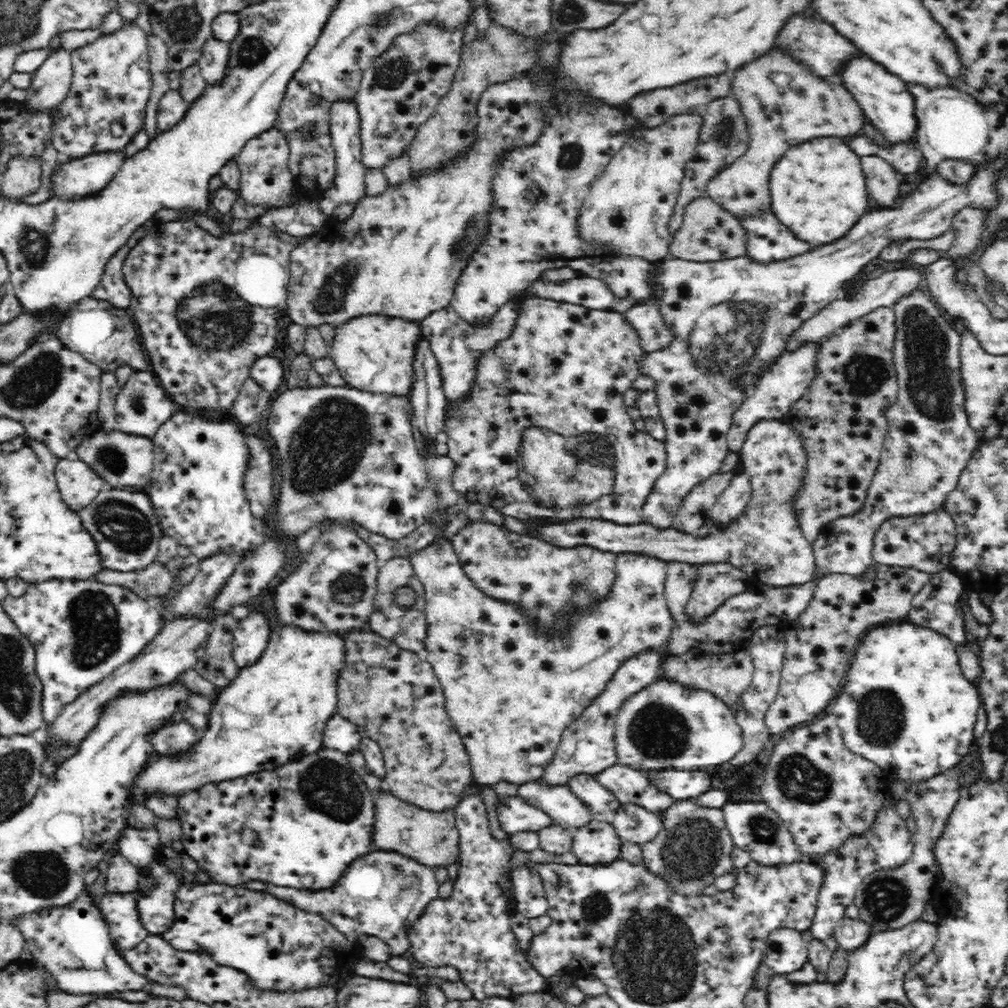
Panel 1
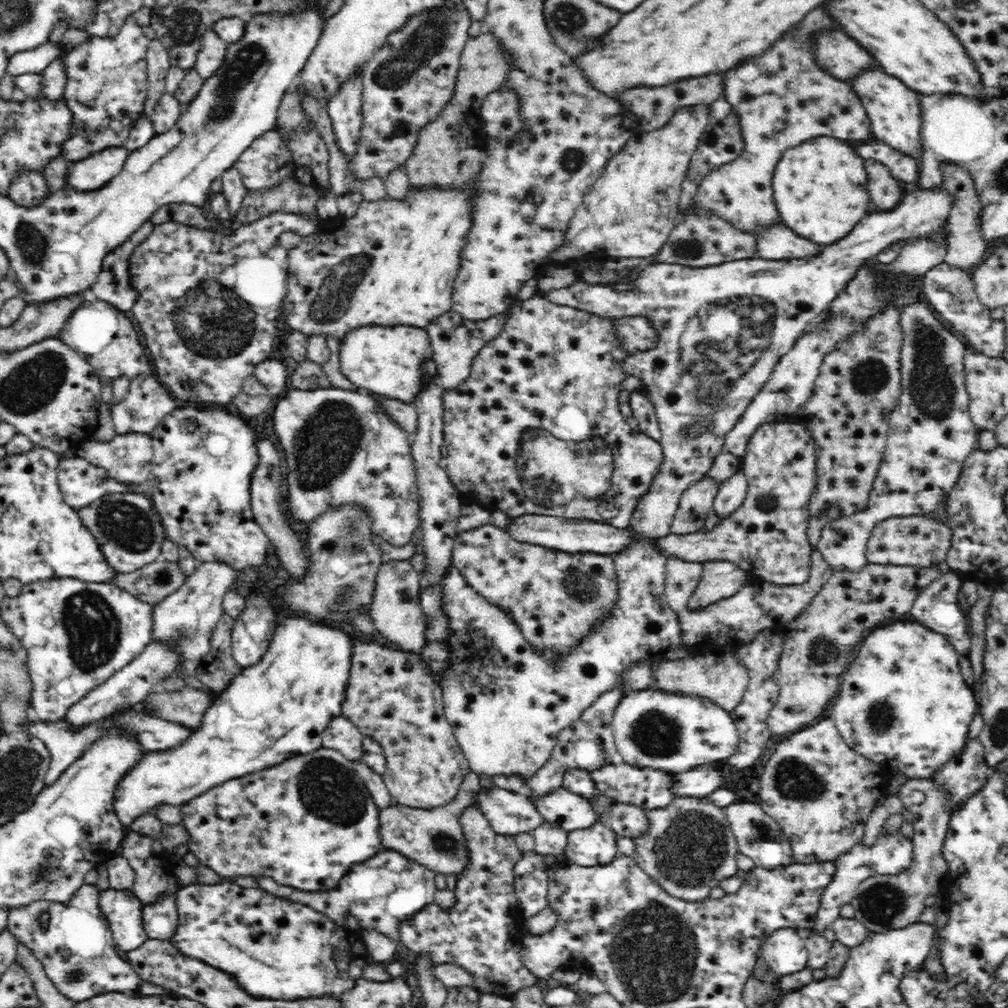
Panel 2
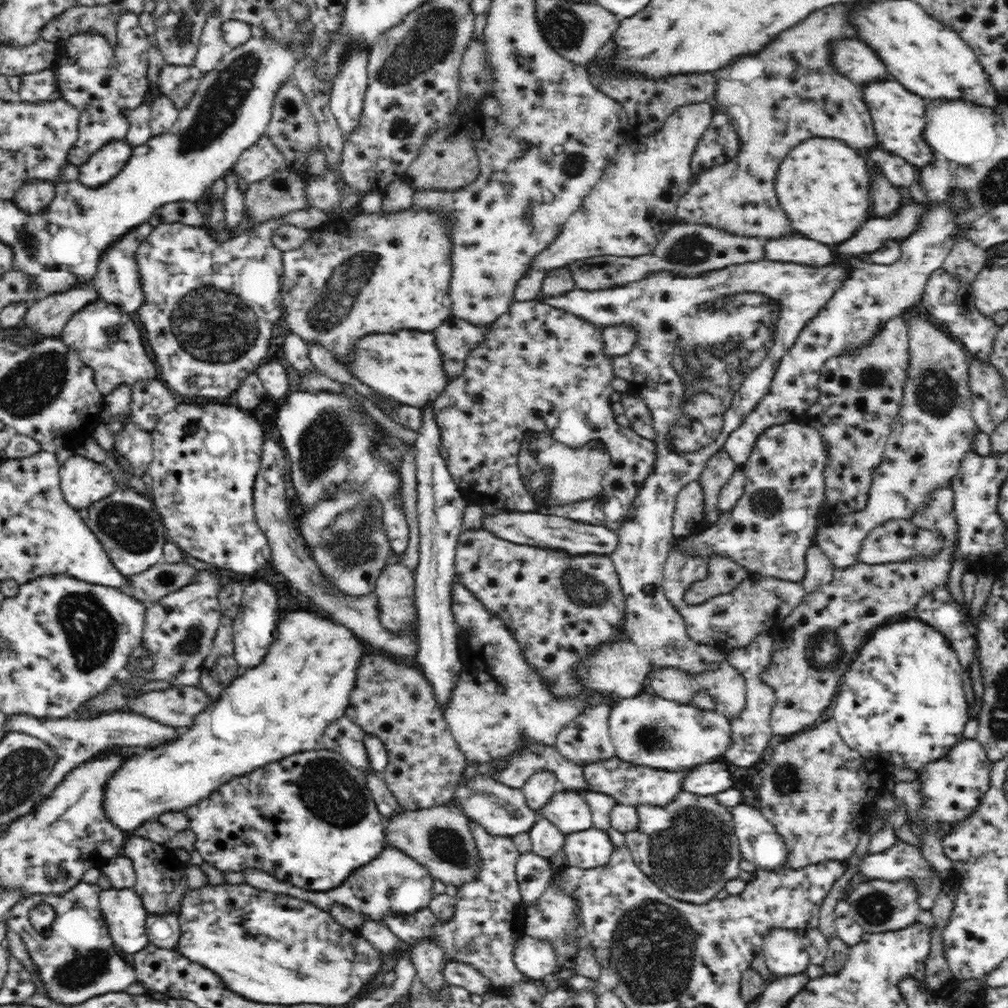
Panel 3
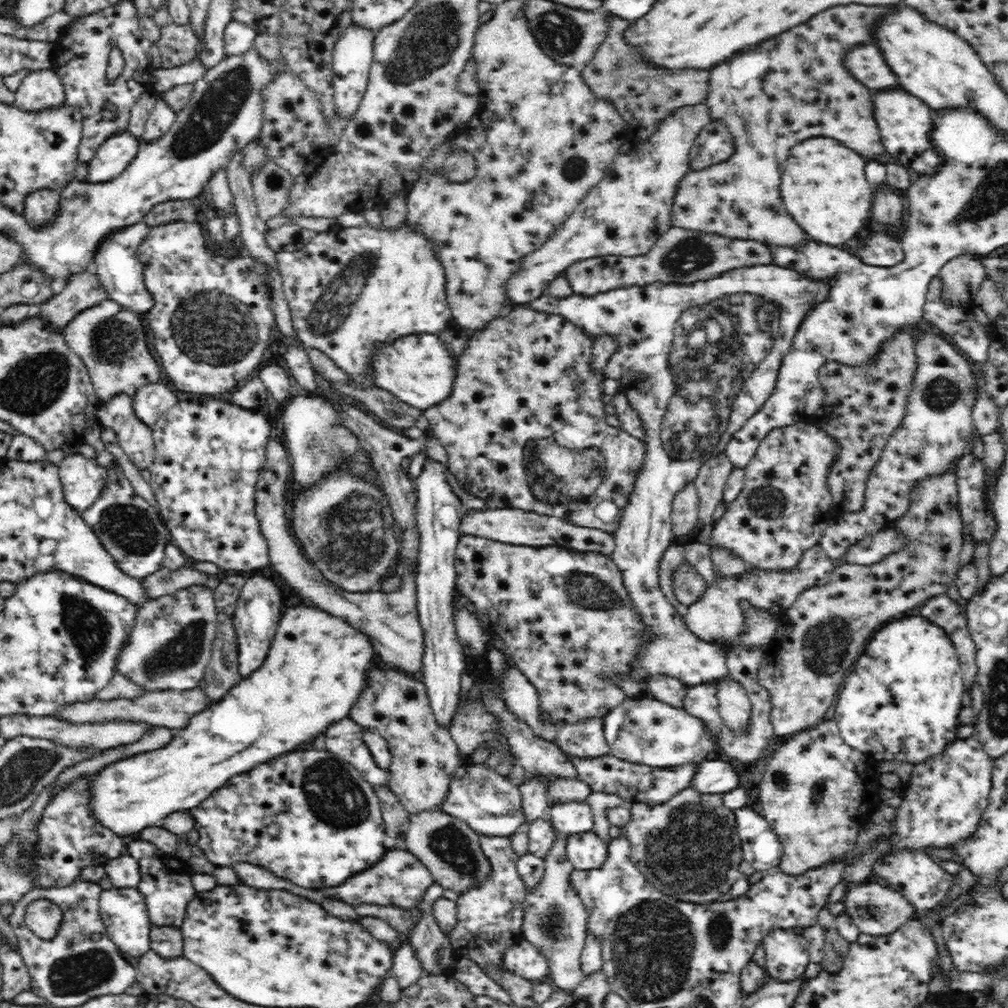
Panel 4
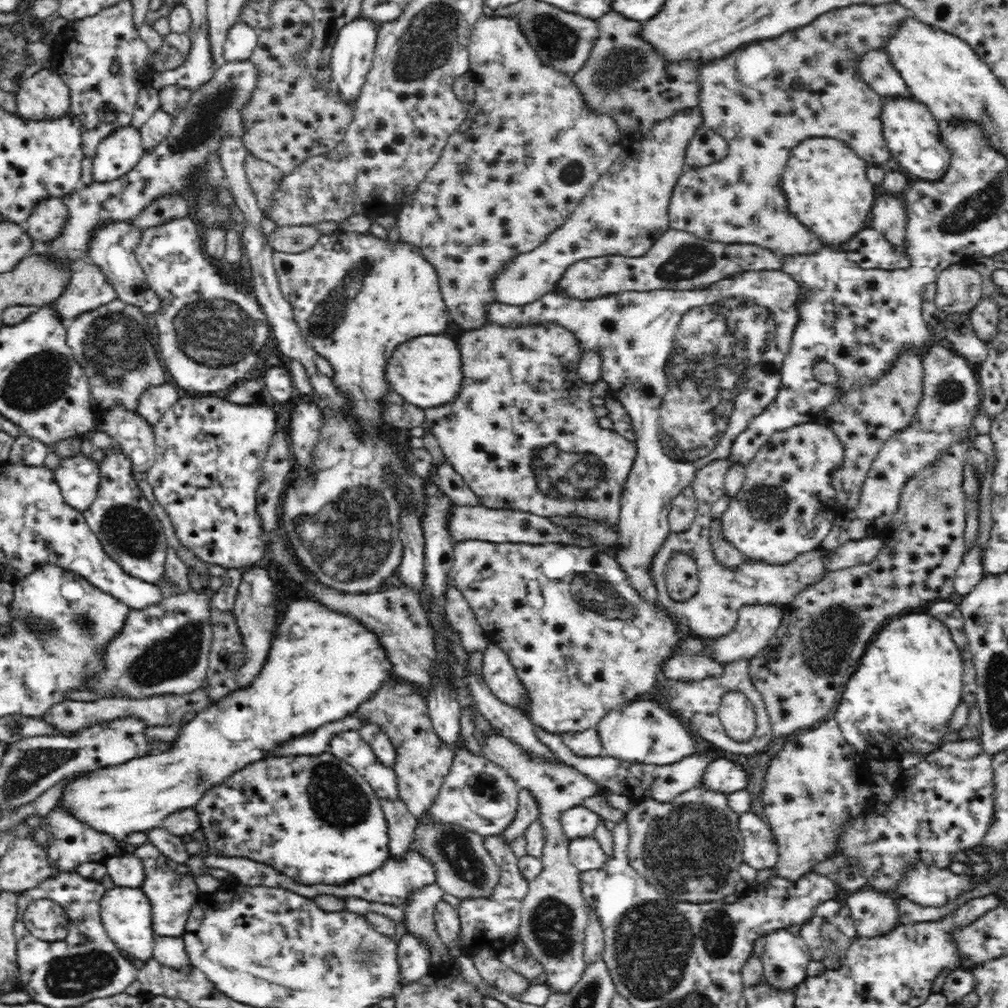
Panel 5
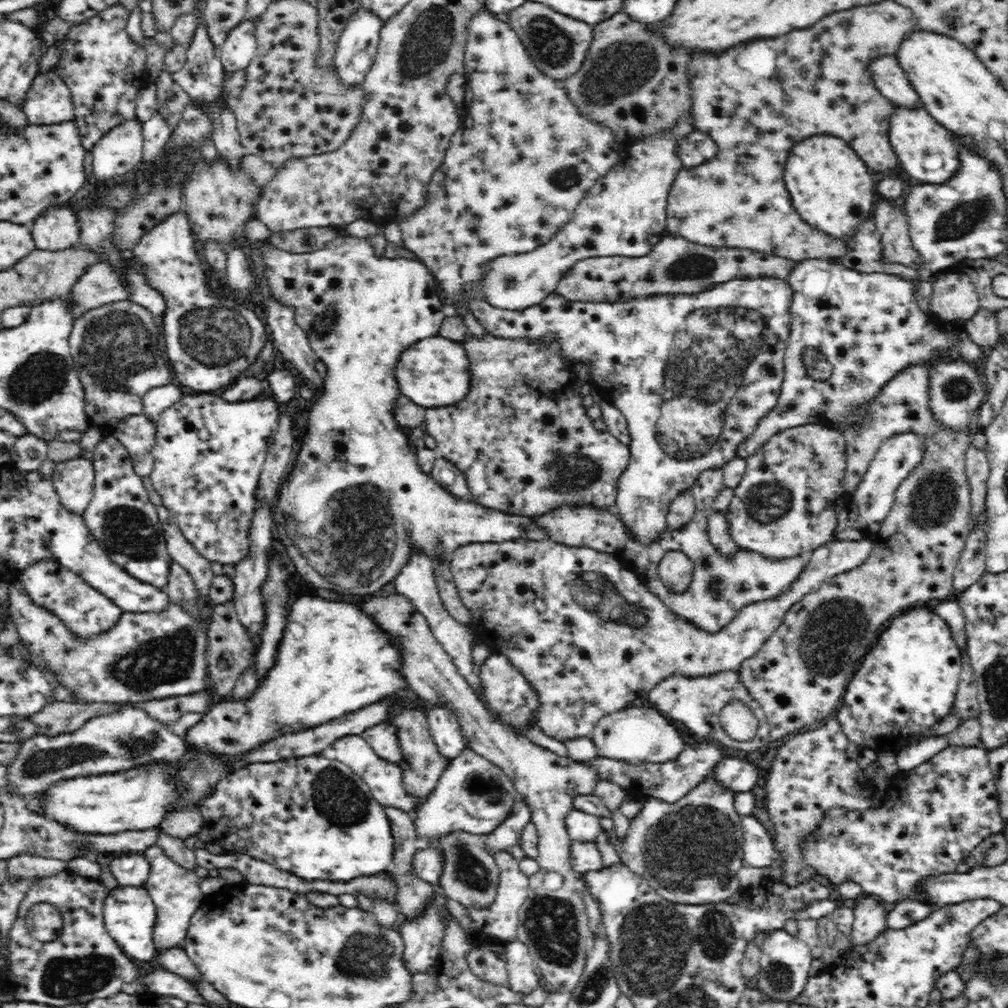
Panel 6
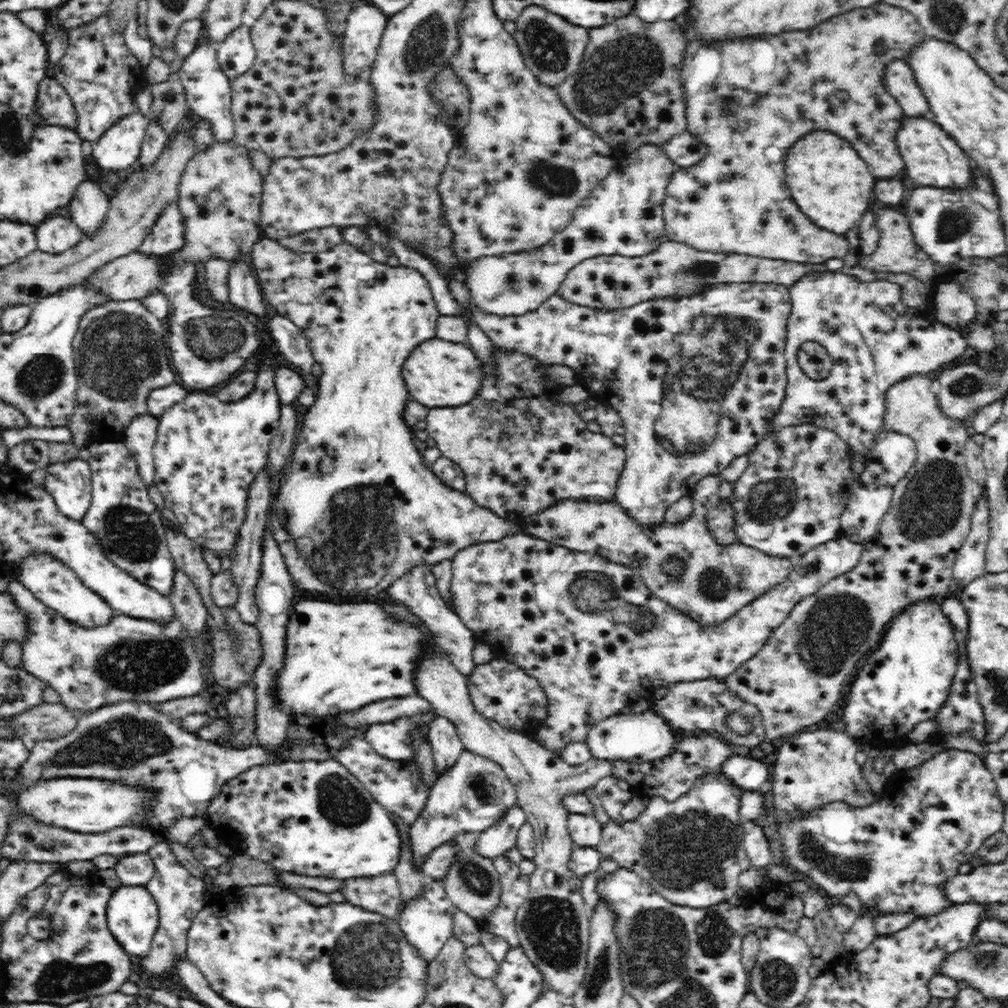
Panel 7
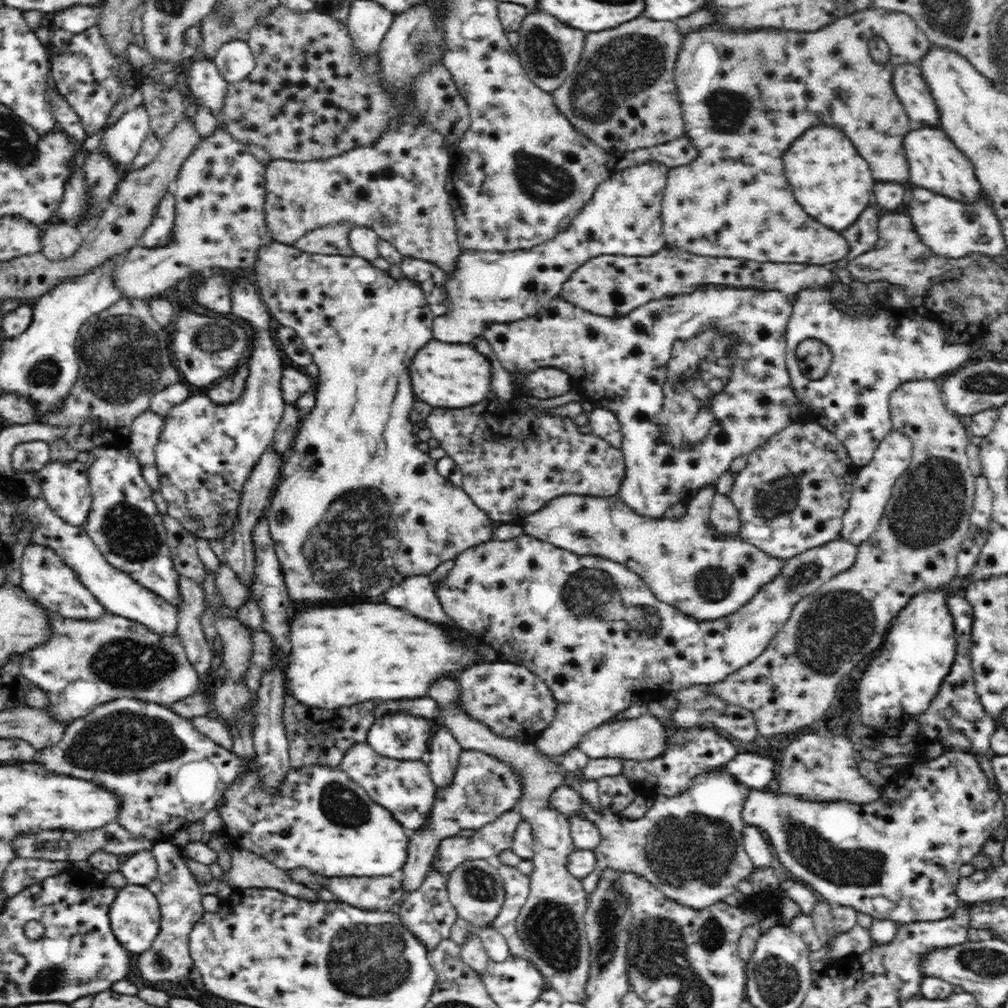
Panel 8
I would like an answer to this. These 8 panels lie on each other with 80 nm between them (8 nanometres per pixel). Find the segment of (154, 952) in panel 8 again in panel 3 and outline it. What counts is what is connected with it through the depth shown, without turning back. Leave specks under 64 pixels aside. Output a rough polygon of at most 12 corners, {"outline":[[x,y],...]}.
{"outline":[[125,840],[147,913],[178,913],[185,865],[164,845]]}

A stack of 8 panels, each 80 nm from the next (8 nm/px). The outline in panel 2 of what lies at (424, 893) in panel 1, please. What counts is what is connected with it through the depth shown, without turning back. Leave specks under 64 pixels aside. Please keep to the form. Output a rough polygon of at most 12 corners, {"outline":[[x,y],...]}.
{"outline":[[394,850],[354,864],[336,888],[260,889],[353,918],[402,946],[400,924],[434,903],[436,873]]}

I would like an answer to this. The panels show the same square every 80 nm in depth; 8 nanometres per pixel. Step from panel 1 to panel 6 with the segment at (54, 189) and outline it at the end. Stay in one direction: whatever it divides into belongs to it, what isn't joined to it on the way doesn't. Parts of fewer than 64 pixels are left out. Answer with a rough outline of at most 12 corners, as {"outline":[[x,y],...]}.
{"outline":[[142,124],[108,132],[92,150],[92,181],[142,162]]}

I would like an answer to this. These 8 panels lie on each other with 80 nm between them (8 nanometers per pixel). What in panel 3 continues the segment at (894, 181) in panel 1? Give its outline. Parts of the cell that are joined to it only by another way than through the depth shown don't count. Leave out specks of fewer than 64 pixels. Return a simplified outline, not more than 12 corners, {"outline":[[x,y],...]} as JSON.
{"outline":[[870,168],[876,216],[893,215],[902,194],[878,168]]}

